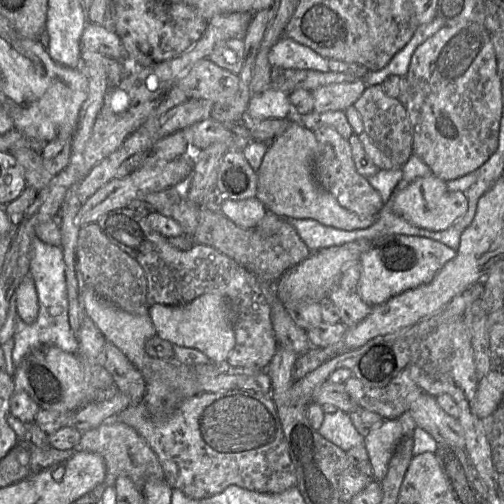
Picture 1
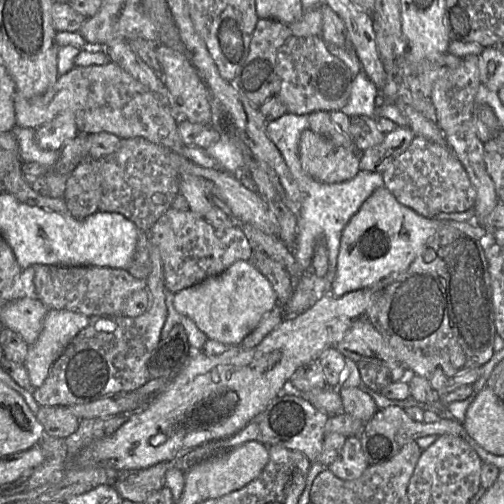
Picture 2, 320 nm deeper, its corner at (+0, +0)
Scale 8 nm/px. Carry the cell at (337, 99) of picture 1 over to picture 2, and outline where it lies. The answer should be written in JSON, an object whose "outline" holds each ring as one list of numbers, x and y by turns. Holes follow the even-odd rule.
{"outline":[[321,36,290,37,277,51,277,73,280,88,276,96,290,113,341,111,349,101,354,77,341,60,329,53]]}

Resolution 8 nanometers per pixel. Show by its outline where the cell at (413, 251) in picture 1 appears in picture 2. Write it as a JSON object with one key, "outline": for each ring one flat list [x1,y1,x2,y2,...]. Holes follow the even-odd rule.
{"outline":[[385,186,378,188,352,216,342,232,332,294,340,297,366,288,384,290,409,267,427,240,441,226,452,226,479,239,485,238,485,230,475,221,438,221,423,217,399,203]]}

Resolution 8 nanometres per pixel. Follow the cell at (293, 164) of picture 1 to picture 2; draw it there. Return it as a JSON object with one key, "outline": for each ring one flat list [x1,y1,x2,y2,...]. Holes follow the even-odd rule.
{"outline":[[310,129,300,136,299,156,303,170,323,183,348,181,360,171,359,155]]}

